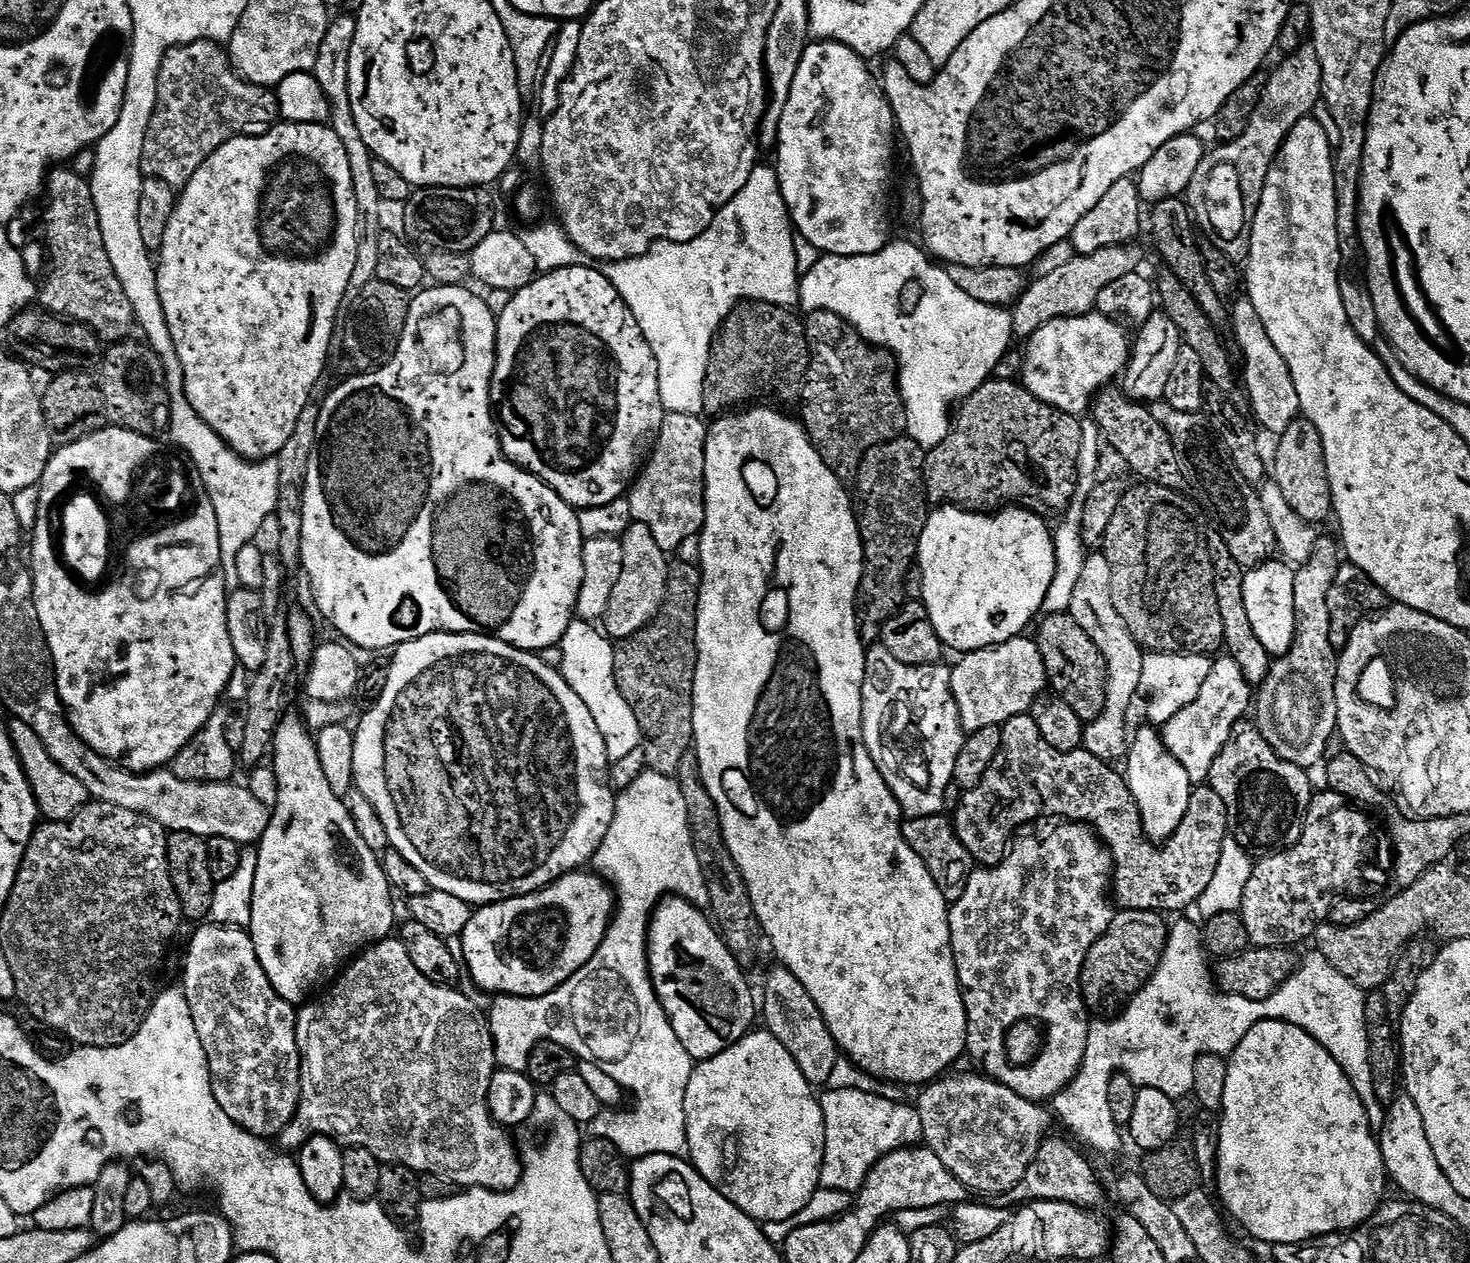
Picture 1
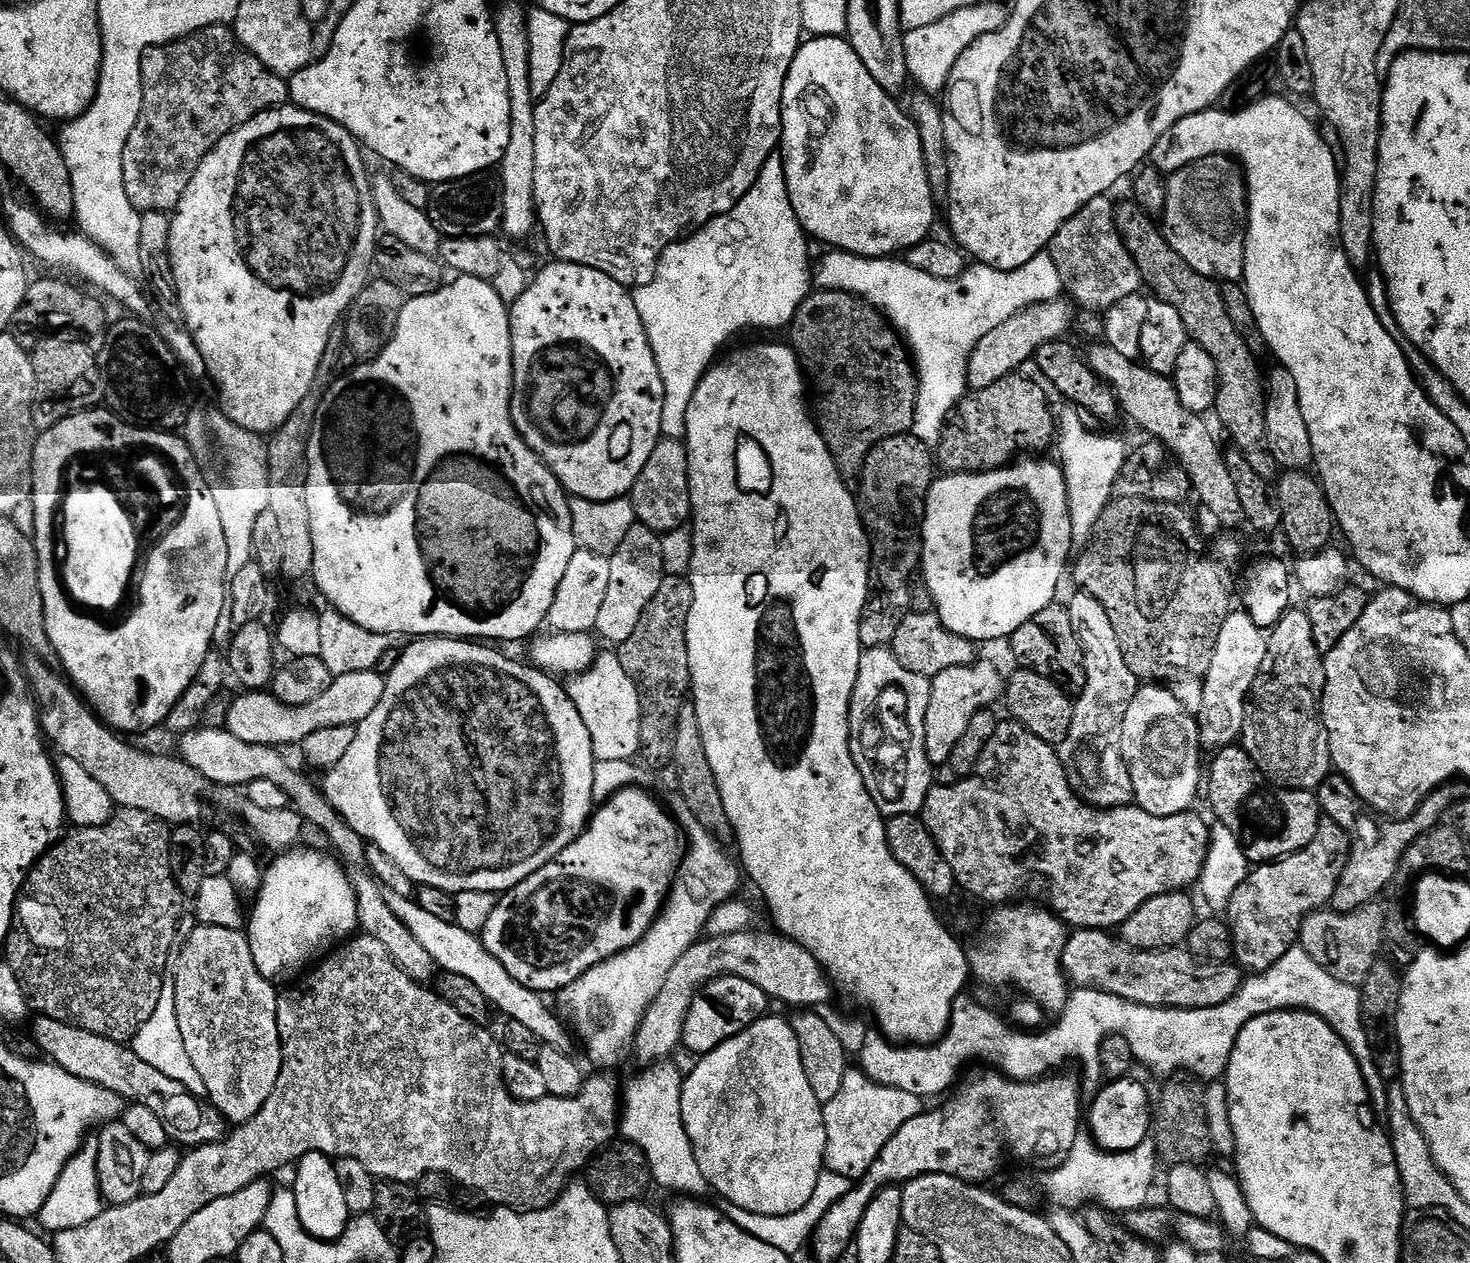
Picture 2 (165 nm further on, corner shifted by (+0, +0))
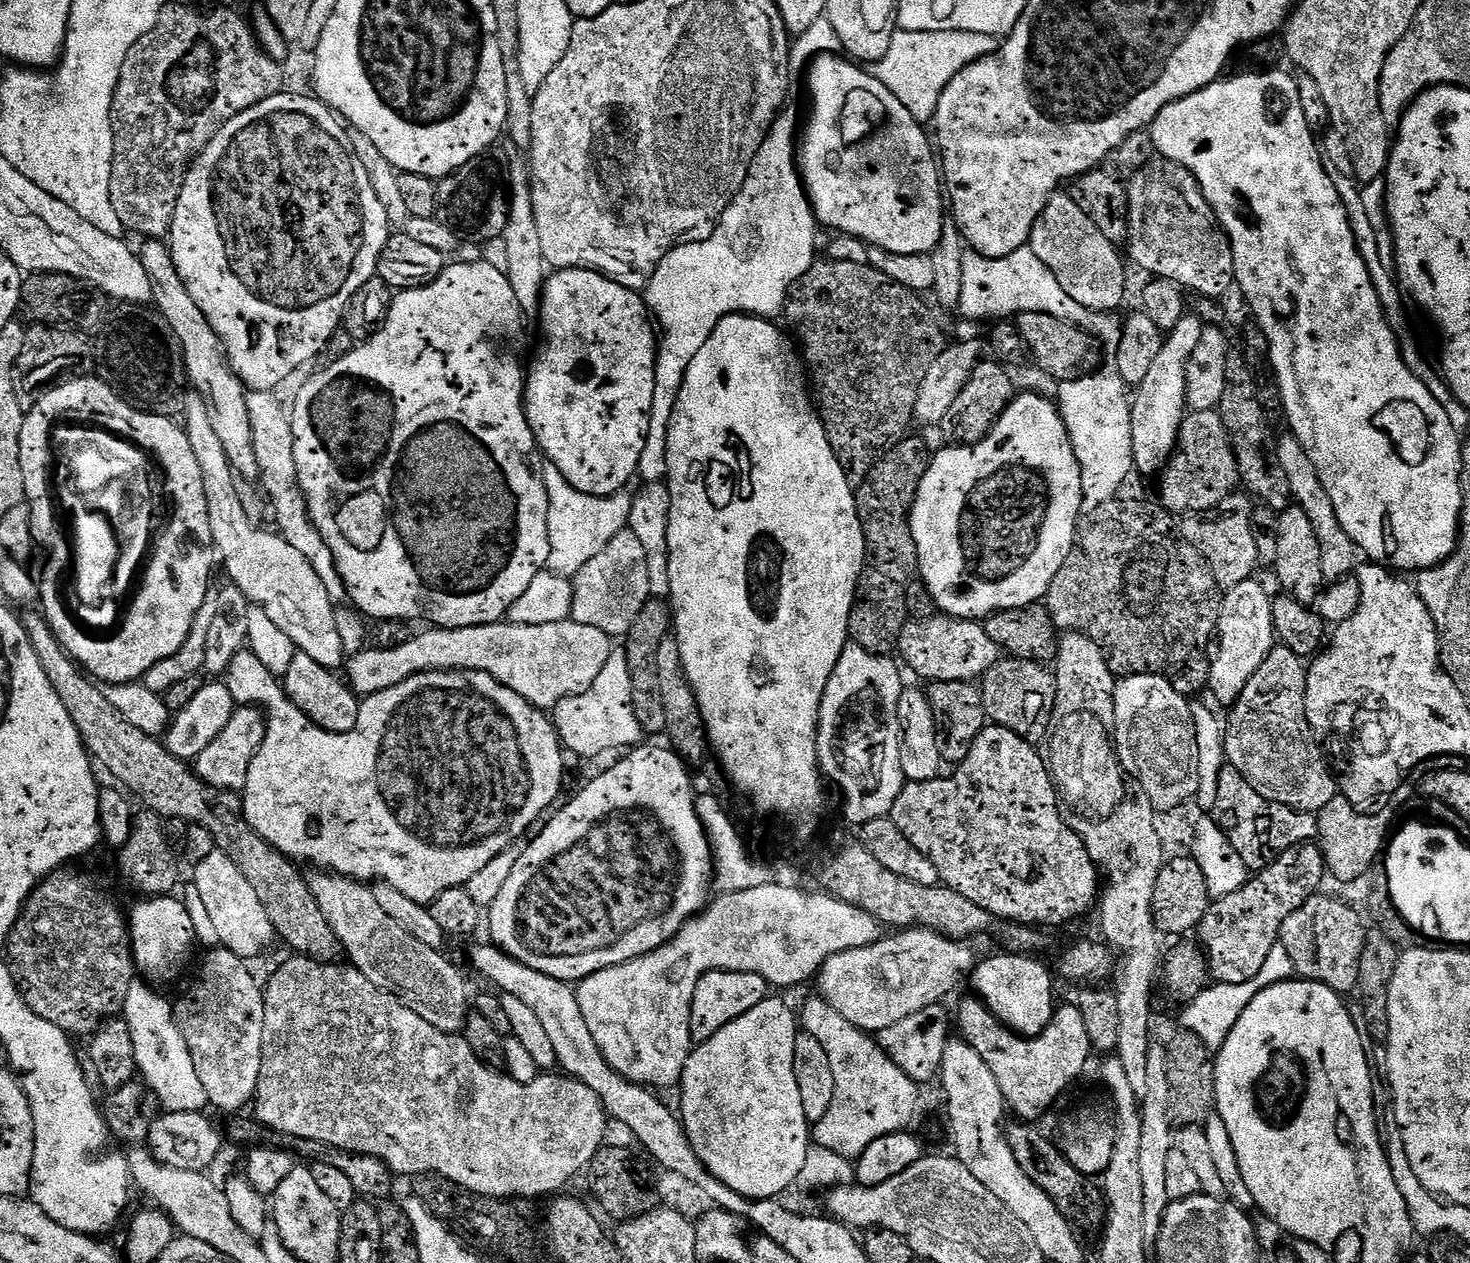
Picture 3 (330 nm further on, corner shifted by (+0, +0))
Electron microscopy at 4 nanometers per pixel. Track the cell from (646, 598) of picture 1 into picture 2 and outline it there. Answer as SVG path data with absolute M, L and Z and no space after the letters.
M633 526L629 532L619 537L616 549L608 561L608 585L604 595L604 607L596 618L595 635L601 641L609 640L609 645L619 646L634 630L638 622L640 612L654 598L654 594L660 589L662 568L658 563L658 552L652 548L653 533L640 526Z

